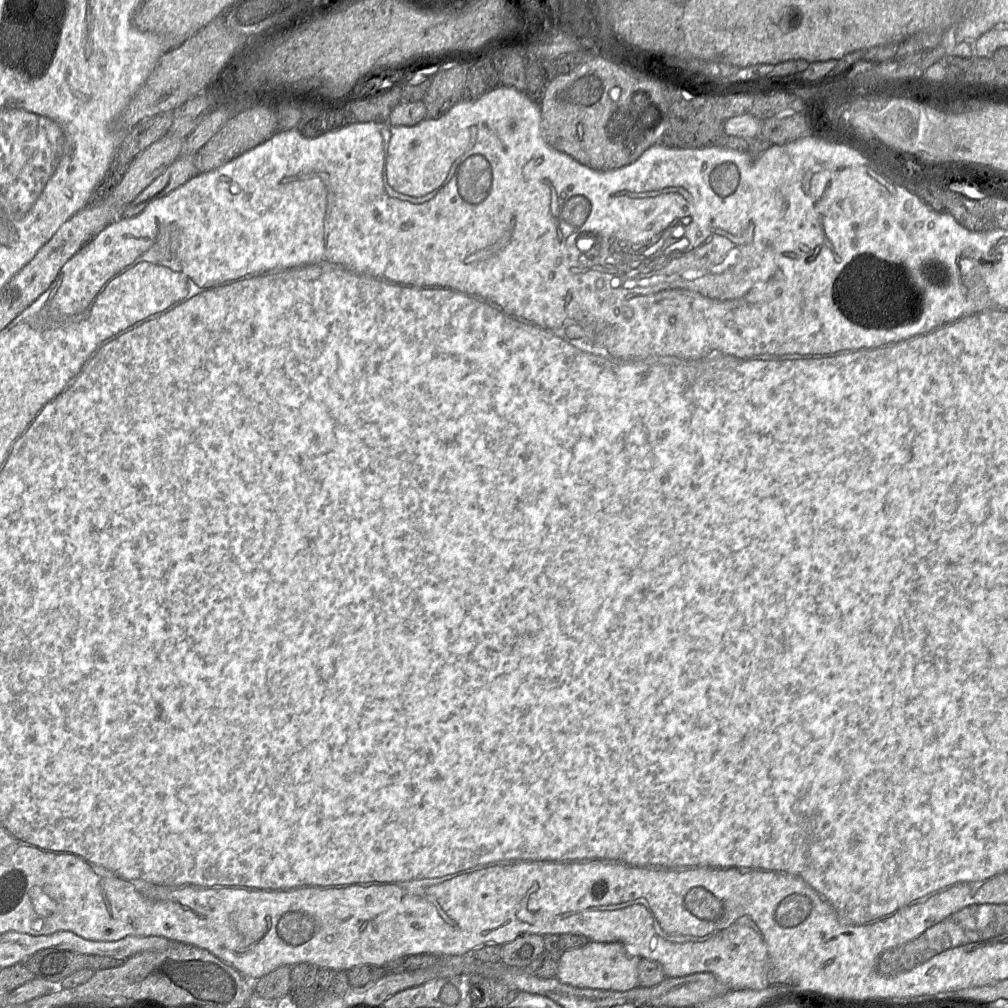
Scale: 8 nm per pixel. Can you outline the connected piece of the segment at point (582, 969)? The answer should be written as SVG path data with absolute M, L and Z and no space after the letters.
M590 941L585 946L559 954L556 978L578 988L627 991L639 986L639 961L640 957L621 943Z

